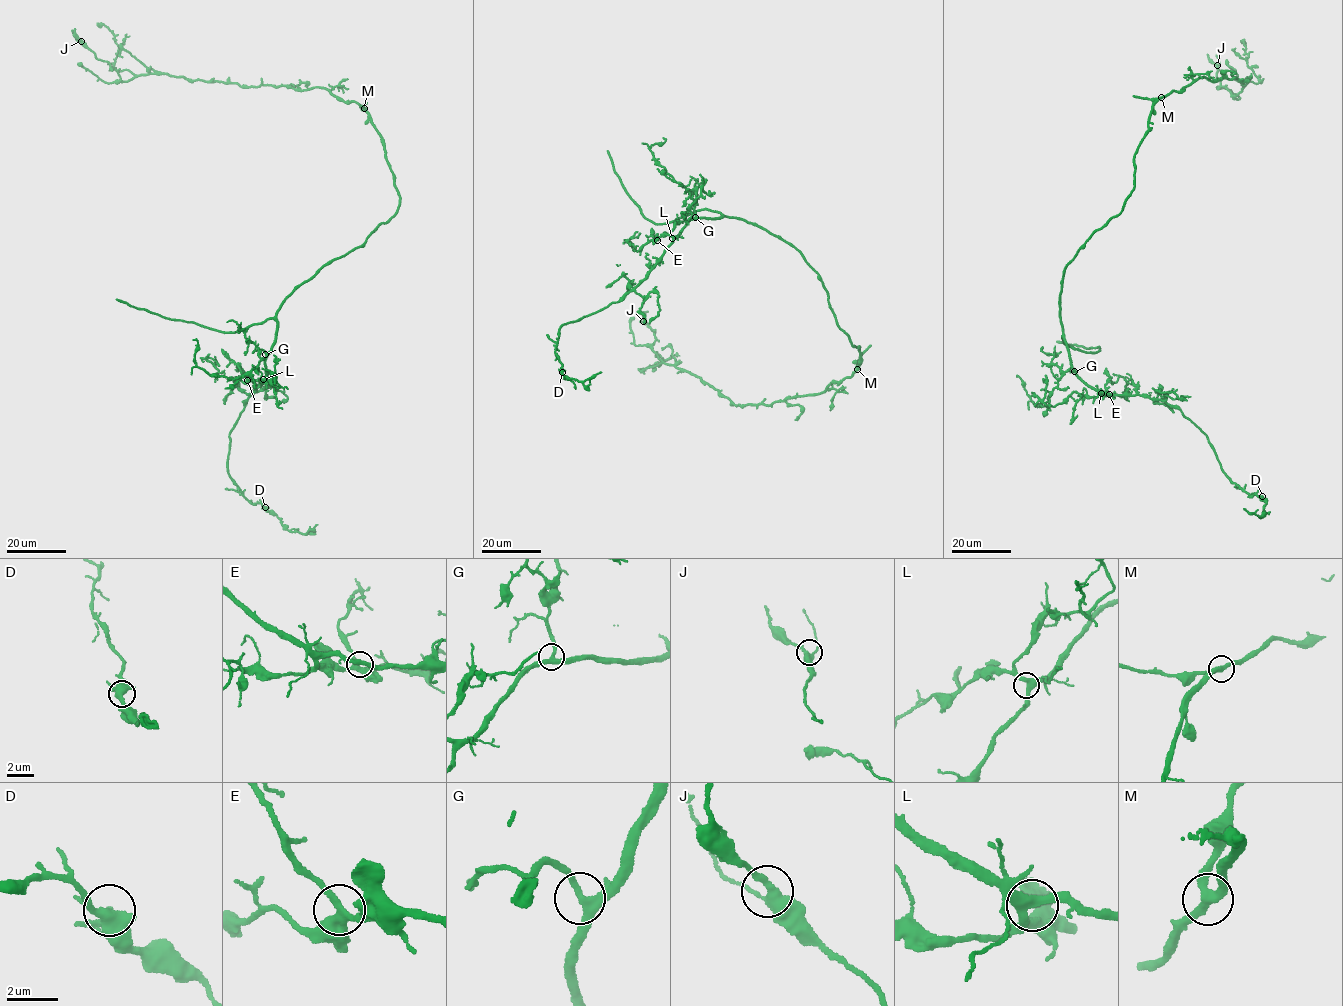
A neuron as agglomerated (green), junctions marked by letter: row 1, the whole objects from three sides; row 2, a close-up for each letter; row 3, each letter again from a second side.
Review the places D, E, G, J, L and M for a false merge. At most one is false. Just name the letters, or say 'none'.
none

